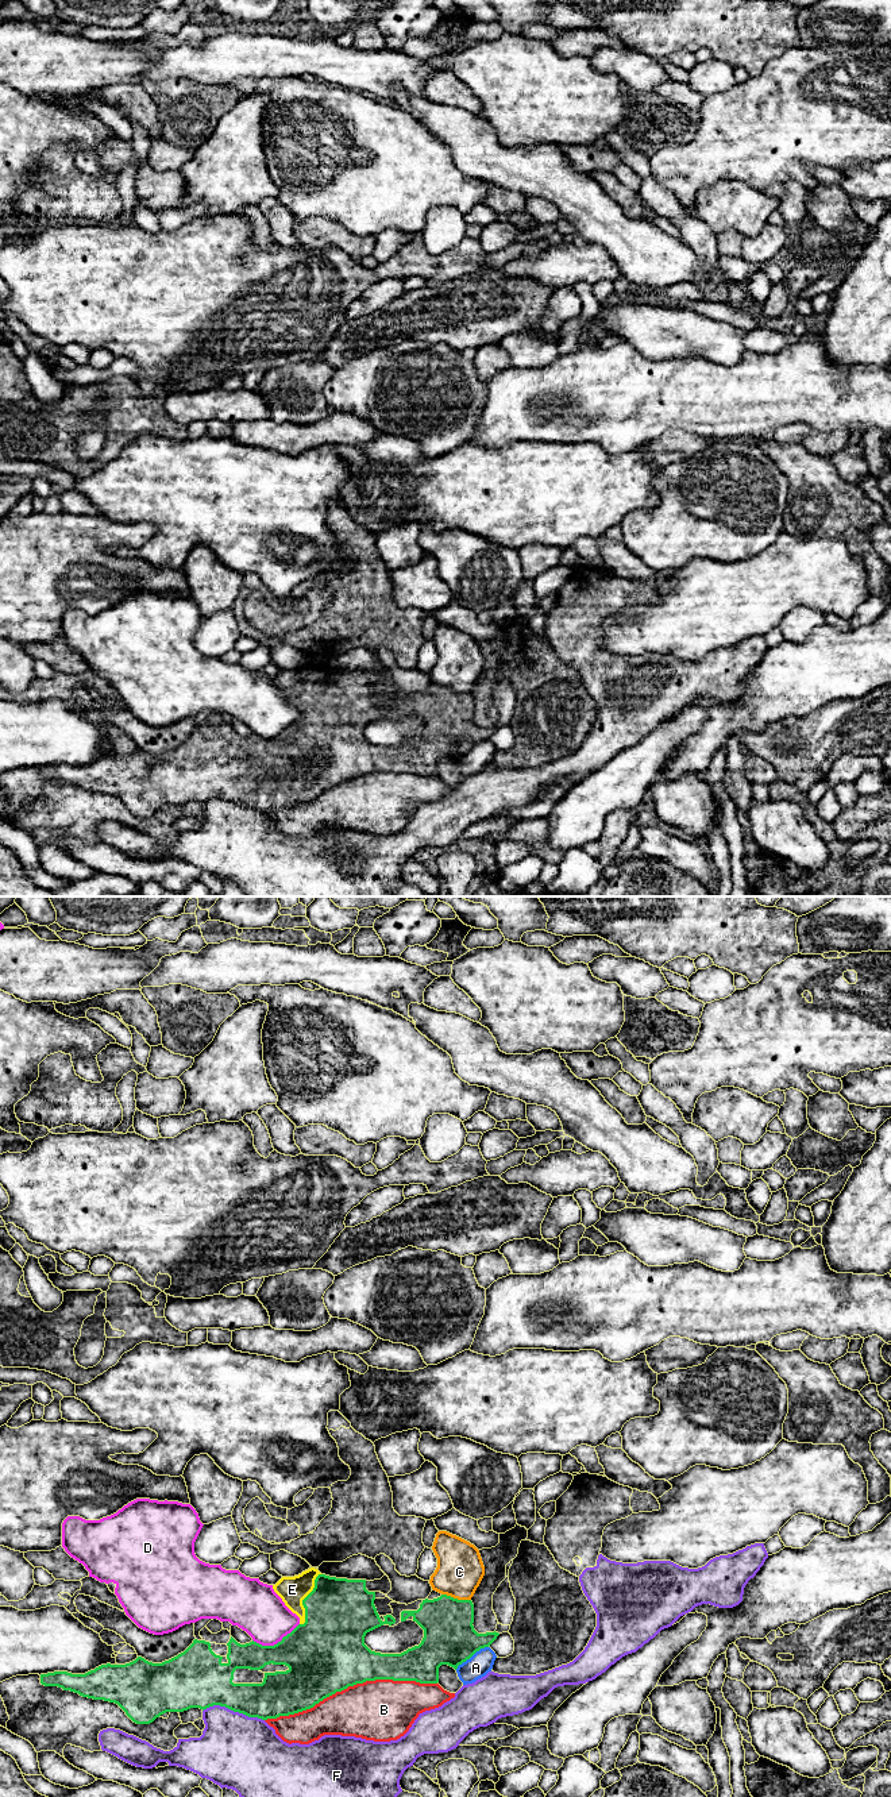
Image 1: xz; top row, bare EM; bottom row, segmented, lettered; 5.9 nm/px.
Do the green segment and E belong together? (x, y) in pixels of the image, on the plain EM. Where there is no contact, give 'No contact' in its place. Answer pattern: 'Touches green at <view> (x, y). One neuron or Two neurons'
Touches green at xz (303, 693). One neuron

